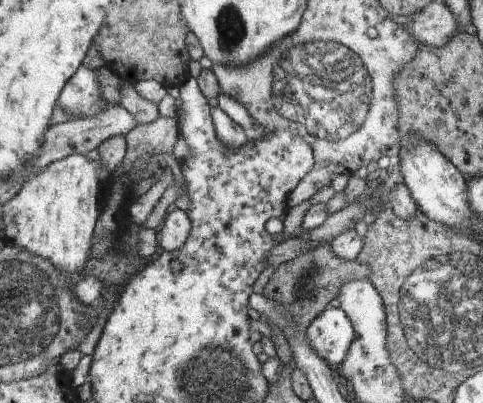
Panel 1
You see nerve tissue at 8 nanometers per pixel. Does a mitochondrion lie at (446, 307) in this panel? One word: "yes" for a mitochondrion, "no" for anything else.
yes

